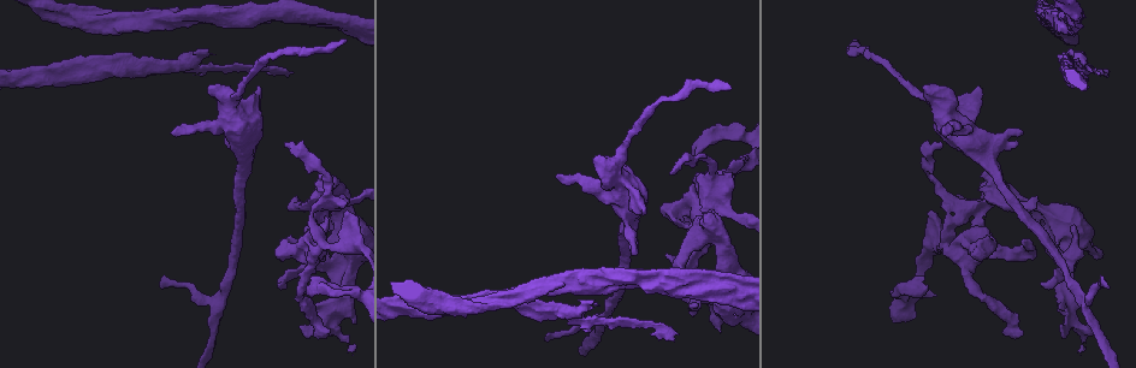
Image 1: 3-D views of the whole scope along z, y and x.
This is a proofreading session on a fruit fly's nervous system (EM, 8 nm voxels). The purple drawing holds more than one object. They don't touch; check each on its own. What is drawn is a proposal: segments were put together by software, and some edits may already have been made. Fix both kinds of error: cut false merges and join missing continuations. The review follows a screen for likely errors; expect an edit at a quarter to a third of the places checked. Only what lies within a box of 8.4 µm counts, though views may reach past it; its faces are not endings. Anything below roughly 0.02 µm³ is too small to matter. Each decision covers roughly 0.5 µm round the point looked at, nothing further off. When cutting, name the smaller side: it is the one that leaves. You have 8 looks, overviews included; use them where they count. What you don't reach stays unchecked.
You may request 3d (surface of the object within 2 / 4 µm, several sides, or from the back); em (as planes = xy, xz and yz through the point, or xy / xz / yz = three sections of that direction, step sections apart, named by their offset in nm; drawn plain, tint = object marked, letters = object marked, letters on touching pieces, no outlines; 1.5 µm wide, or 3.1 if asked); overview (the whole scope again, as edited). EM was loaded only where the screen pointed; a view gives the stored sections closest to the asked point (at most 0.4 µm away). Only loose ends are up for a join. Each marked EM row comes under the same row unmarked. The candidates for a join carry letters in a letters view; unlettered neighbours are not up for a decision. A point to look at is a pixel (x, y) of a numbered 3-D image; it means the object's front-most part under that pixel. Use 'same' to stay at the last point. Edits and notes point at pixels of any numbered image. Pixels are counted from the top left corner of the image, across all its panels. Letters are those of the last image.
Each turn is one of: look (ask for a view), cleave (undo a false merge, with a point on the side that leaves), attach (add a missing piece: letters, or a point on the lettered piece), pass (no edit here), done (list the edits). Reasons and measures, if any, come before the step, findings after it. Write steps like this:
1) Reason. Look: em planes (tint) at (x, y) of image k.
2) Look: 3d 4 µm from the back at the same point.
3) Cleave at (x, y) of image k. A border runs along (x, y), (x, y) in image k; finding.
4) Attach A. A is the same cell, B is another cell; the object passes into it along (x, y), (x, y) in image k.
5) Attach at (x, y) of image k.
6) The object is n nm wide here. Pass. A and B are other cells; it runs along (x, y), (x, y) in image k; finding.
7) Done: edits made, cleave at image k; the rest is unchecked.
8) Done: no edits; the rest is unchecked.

Tapers out. Look: 3d 4 µm at (546, 340) of image 1.

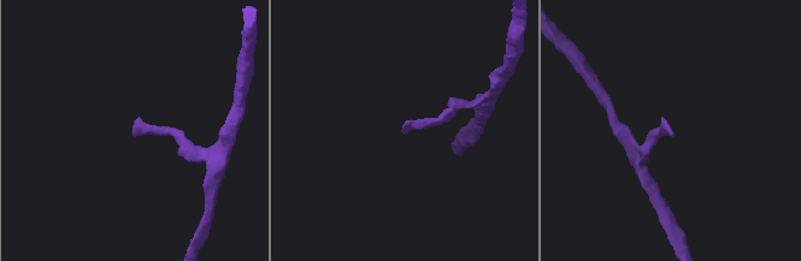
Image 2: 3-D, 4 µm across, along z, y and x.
Look: em planes (letters) at (133, 135) of image 2.

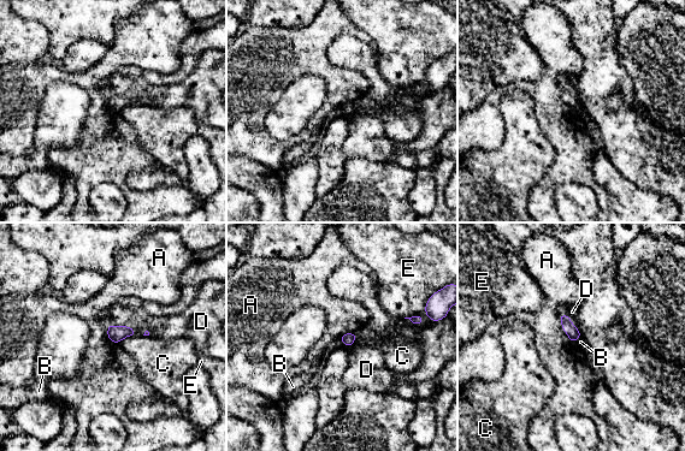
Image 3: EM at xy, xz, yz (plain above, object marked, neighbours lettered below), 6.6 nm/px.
The object is 90 nm wide here. Pass. A, B, C, D and E are other cells; a border runs along (340, 338), (346, 346) in image 3; none of them fits.

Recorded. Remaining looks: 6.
Look: 3d 2 µm at (558, 177) of image 1.

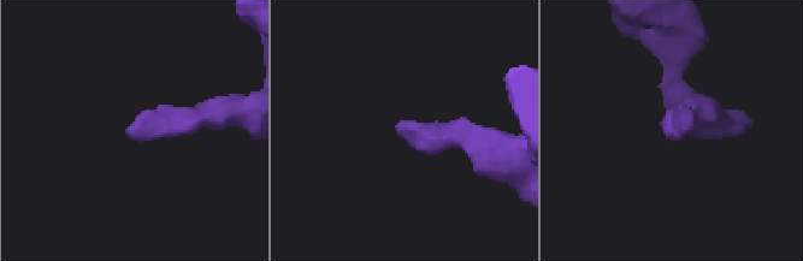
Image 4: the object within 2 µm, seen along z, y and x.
Shape alone is not enough. Look: em planes (letters) at (400, 125) of image 4.

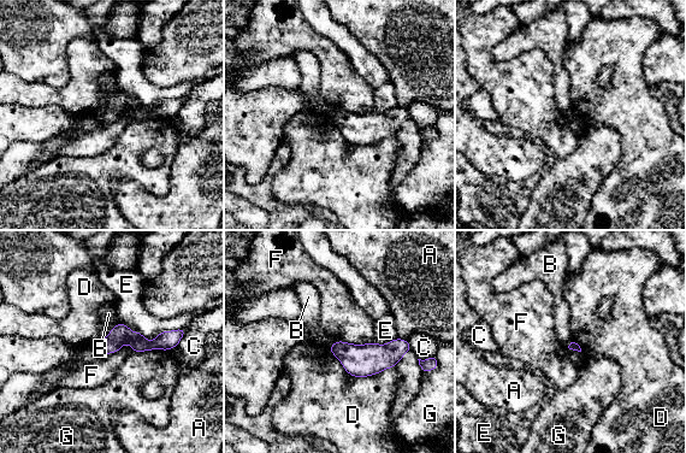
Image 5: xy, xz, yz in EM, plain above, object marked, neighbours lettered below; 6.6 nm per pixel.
Pass. A, B, C, D, E, F and G are other cells; none of them fits.

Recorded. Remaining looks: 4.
An open end. Look: em planes (letters) at (682, 266) of image 1.

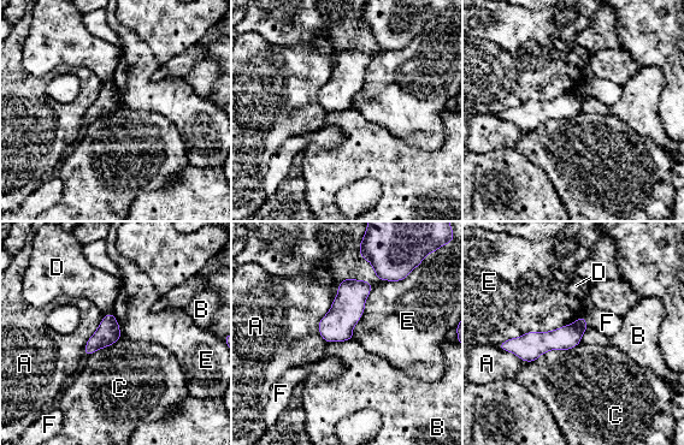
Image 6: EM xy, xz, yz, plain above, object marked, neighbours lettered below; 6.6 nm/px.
The longest contact is with E, 440 nm. Pass. A, B, C, D, E and F are other cells; a border runs along (353, 338), (326, 343) in image 6; no lettered piece goes on from it.

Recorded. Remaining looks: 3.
Done: no edits; the rest is unchecked.

